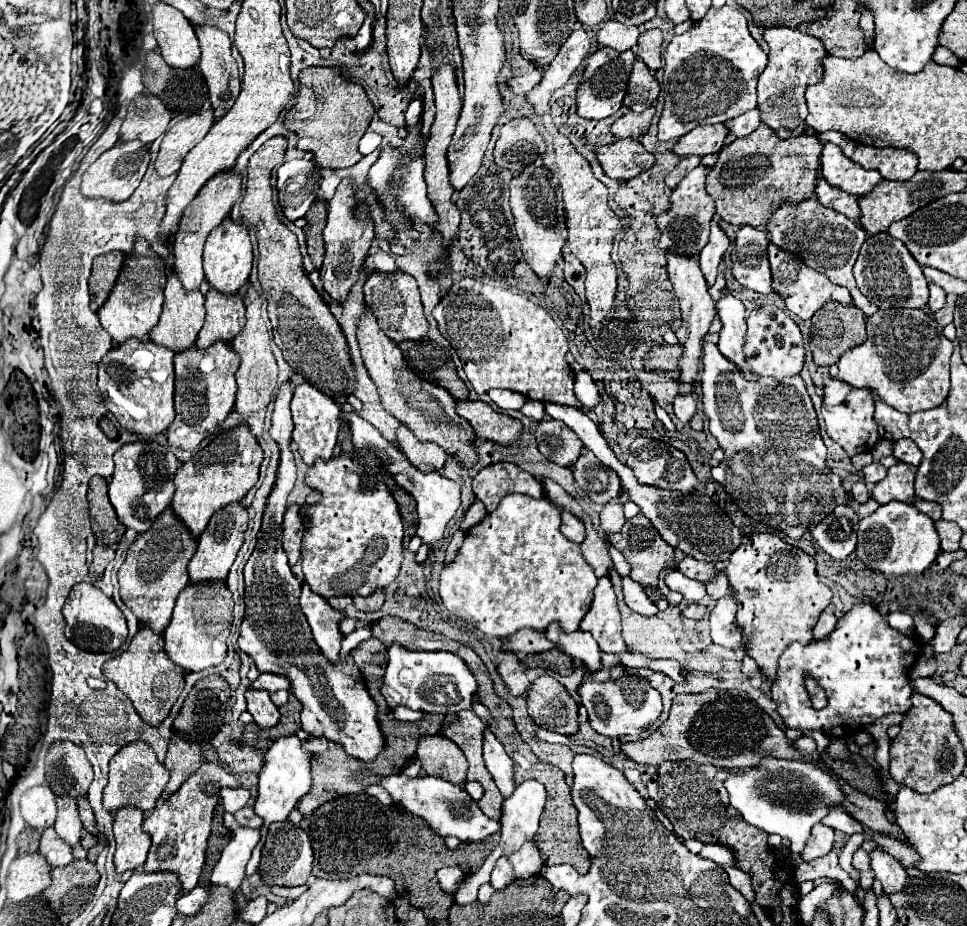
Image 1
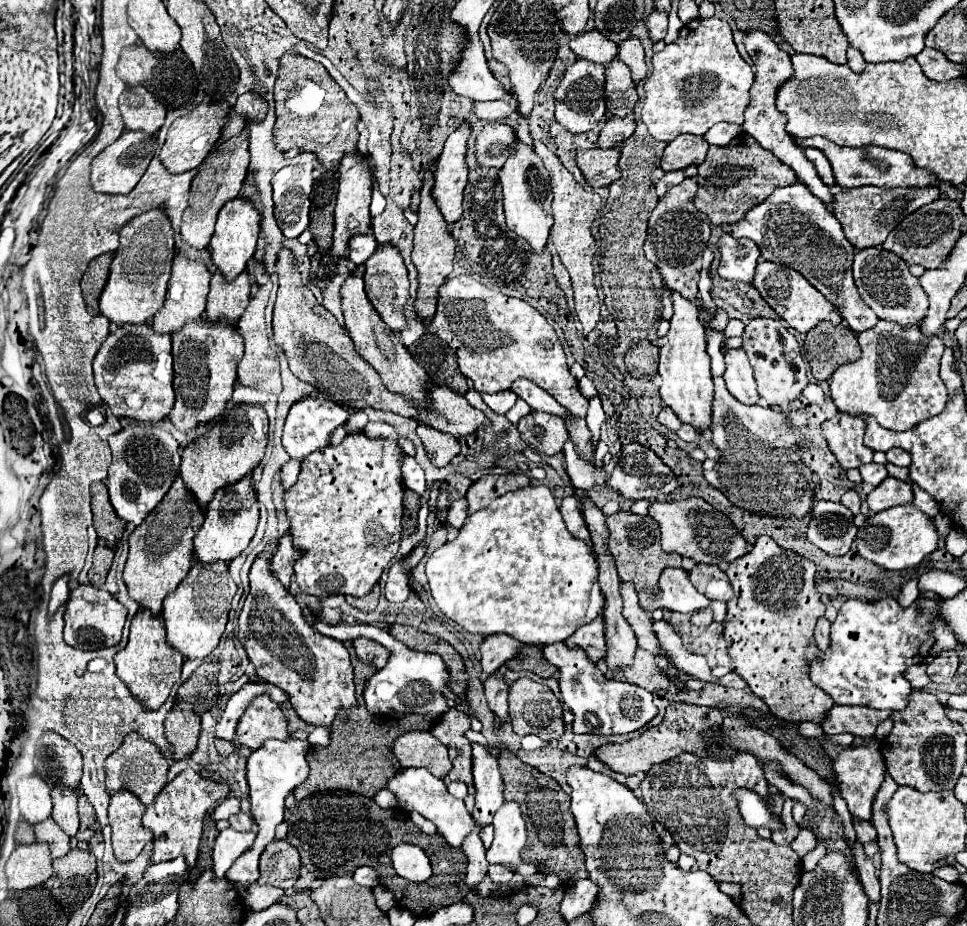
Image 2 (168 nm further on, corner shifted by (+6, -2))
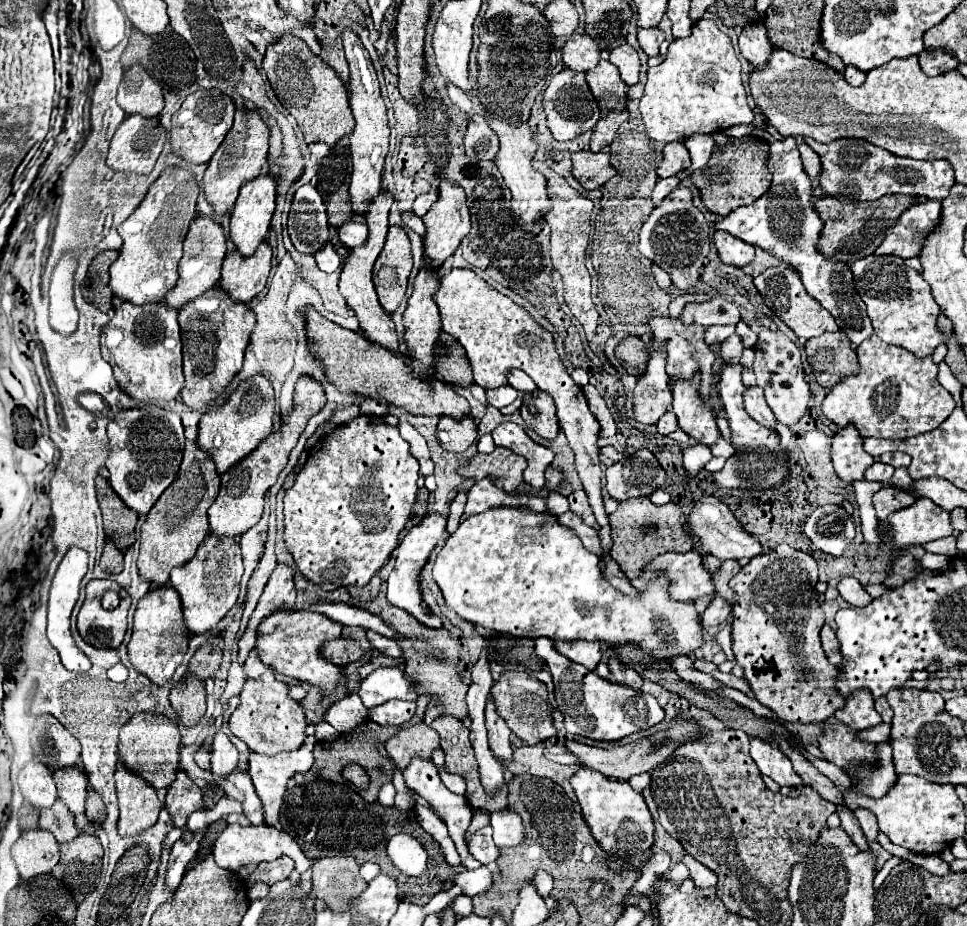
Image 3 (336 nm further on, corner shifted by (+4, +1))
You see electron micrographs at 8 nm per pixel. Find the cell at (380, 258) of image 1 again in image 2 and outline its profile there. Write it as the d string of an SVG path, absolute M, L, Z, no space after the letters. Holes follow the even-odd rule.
M367 233L367 235L355 235L349 241L349 247L351 247L351 255L349 255L351 261L357 265L363 265L377 249L377 243L375 243L373 233Z

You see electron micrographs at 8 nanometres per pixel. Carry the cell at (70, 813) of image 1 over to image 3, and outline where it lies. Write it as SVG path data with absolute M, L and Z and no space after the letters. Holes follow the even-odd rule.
M61 768L53 774L59 798L69 806L69 810L77 816L83 814L83 804L87 796L87 774L81 768Z

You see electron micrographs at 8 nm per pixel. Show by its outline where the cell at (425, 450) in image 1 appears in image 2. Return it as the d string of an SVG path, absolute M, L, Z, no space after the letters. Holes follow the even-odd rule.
M419 425L417 435L421 437L427 455L433 457L435 467L445 467L459 453L459 441L453 435L441 433L429 425Z

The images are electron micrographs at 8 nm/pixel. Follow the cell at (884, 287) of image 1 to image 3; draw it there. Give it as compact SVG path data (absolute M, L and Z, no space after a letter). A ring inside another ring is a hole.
M867 256L851 266L855 288L861 300L867 304L867 314L875 328L875 334L887 344L901 346L919 358L931 356L939 344L947 344L937 328L939 306L931 294L931 286L905 264L905 260L895 256Z

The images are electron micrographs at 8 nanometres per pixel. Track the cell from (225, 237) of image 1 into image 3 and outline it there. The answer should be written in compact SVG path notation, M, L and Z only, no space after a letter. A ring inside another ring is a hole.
M269 172L259 174L255 180L249 180L247 184L243 184L239 198L233 206L233 214L231 214L231 240L237 246L237 252L241 252L243 256L251 256L257 246L263 242L263 238L267 236L273 212L275 212L275 198L277 198L277 182Z

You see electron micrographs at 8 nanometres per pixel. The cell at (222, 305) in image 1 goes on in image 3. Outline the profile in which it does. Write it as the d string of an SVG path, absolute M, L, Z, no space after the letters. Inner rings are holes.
M261 242L251 256L239 256L239 252L229 254L221 270L221 288L237 302L251 302L267 284L271 258L273 250L269 242Z

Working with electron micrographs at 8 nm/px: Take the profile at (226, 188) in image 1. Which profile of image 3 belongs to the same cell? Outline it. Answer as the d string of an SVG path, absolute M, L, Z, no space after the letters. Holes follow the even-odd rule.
M237 108L235 112L235 122L233 128L227 132L227 138L223 140L221 148L215 152L215 156L211 158L207 170L205 170L205 178L203 178L203 190L207 194L207 200L221 212L229 210L237 196L239 196L239 188L261 174L261 168L267 164L267 152L269 152L269 136L271 130L269 126L263 122L261 114L253 108Z

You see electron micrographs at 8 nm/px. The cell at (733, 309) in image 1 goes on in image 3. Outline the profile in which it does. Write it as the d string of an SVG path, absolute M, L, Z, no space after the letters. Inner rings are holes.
M747 388L743 400L745 400L745 410L747 410L747 414L749 414L755 422L763 424L763 426L769 428L769 430L775 430L777 420L775 420L775 416L773 416L771 408L767 406L761 388Z

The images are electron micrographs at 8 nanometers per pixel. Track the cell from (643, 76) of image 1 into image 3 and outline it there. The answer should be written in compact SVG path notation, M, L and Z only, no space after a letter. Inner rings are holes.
M601 60L593 70L587 70L585 76L601 112L625 110L627 84L619 78L617 68L609 60Z

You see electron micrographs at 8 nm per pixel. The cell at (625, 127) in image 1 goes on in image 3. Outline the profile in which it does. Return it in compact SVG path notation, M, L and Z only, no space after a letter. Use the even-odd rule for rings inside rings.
M623 110L623 112L611 112L607 116L603 116L595 128L593 128L593 134L591 134L591 142L589 142L589 150L591 152L597 152L597 150L603 150L611 144L617 128L621 126L621 122L625 122L629 118L629 112Z

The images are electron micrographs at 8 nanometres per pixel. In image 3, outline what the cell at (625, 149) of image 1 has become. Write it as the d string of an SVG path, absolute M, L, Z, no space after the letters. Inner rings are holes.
M581 150L571 156L573 160L573 178L585 188L585 190L595 190L601 188L607 180L615 176L615 170L609 164L609 154L607 152L589 152Z

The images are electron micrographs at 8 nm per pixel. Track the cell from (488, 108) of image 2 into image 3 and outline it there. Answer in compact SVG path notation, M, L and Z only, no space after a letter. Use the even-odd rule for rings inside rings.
M447 84L447 94L449 94L449 98L451 98L451 102L457 106L457 108L461 108L463 112L469 112L471 110L471 100L469 100L469 96L461 90L461 88L455 88L453 84Z

